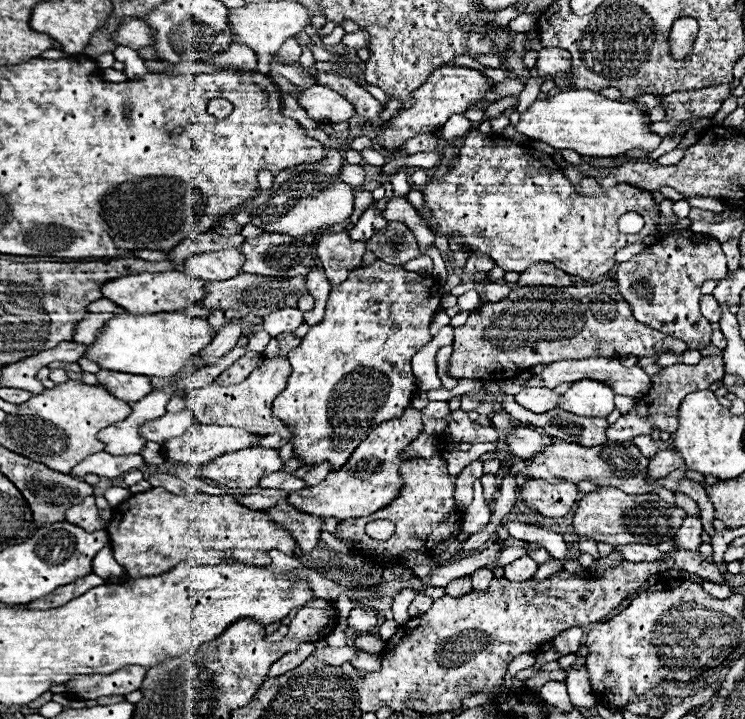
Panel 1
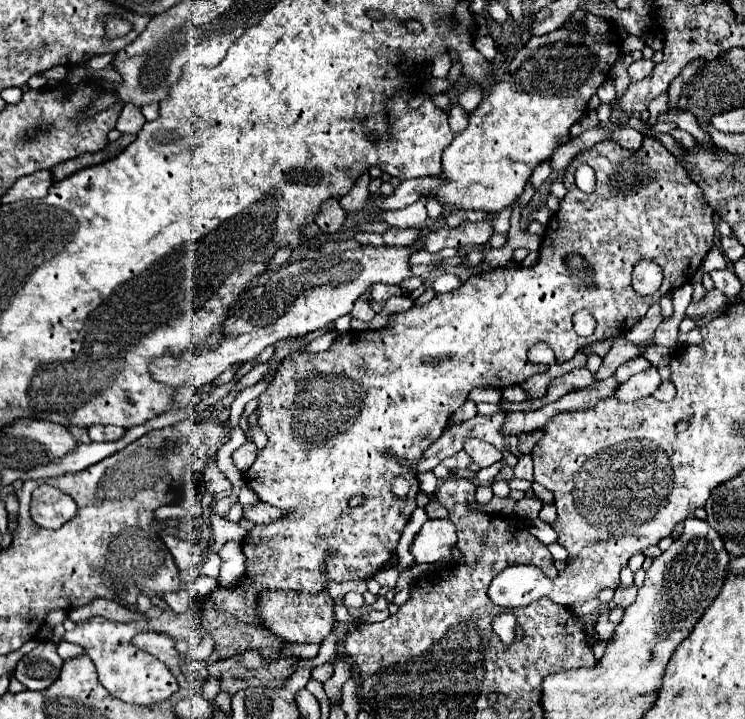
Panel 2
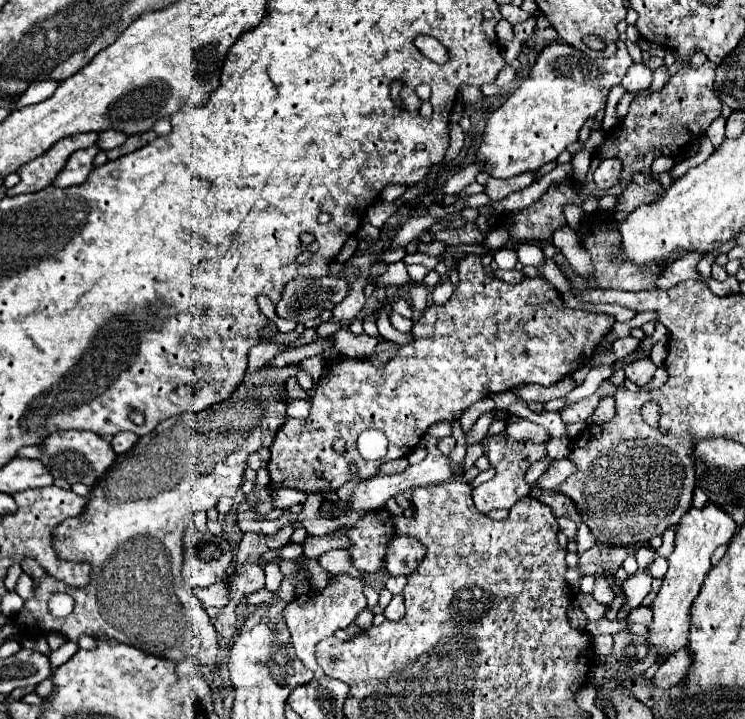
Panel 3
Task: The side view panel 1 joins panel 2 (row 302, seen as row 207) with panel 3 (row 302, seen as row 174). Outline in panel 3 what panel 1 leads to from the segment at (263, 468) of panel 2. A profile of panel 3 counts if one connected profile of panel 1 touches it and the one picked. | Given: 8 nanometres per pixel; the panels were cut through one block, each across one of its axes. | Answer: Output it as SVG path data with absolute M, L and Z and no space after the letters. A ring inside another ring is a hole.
M466 254L458 262L458 274L460 280L450 300L442 306L432 304L422 312L420 320L414 324L412 344L408 342L400 346L384 368L376 368L370 360L348 356L326 360L326 374L320 376L320 382L310 396L312 410L308 418L284 420L284 426L280 426L276 432L272 442L272 460L268 462L272 482L268 484L270 492L280 488L294 488L306 494L336 492L352 478L348 468L350 464L356 466L358 478L372 478L378 474L380 464L408 456L408 452L418 446L418 438L422 438L432 424L458 420L460 414L480 398L488 398L522 384L552 386L564 376L586 366L596 352L596 342L600 342L612 330L614 316L566 308L560 292L544 276L522 278L520 284L512 286L492 274L486 274L480 264L480 256L476 254ZM368 428L382 430L390 440L388 454L382 460L366 462L356 448L360 432ZM334 438L346 440L346 454L336 454L332 450Z

